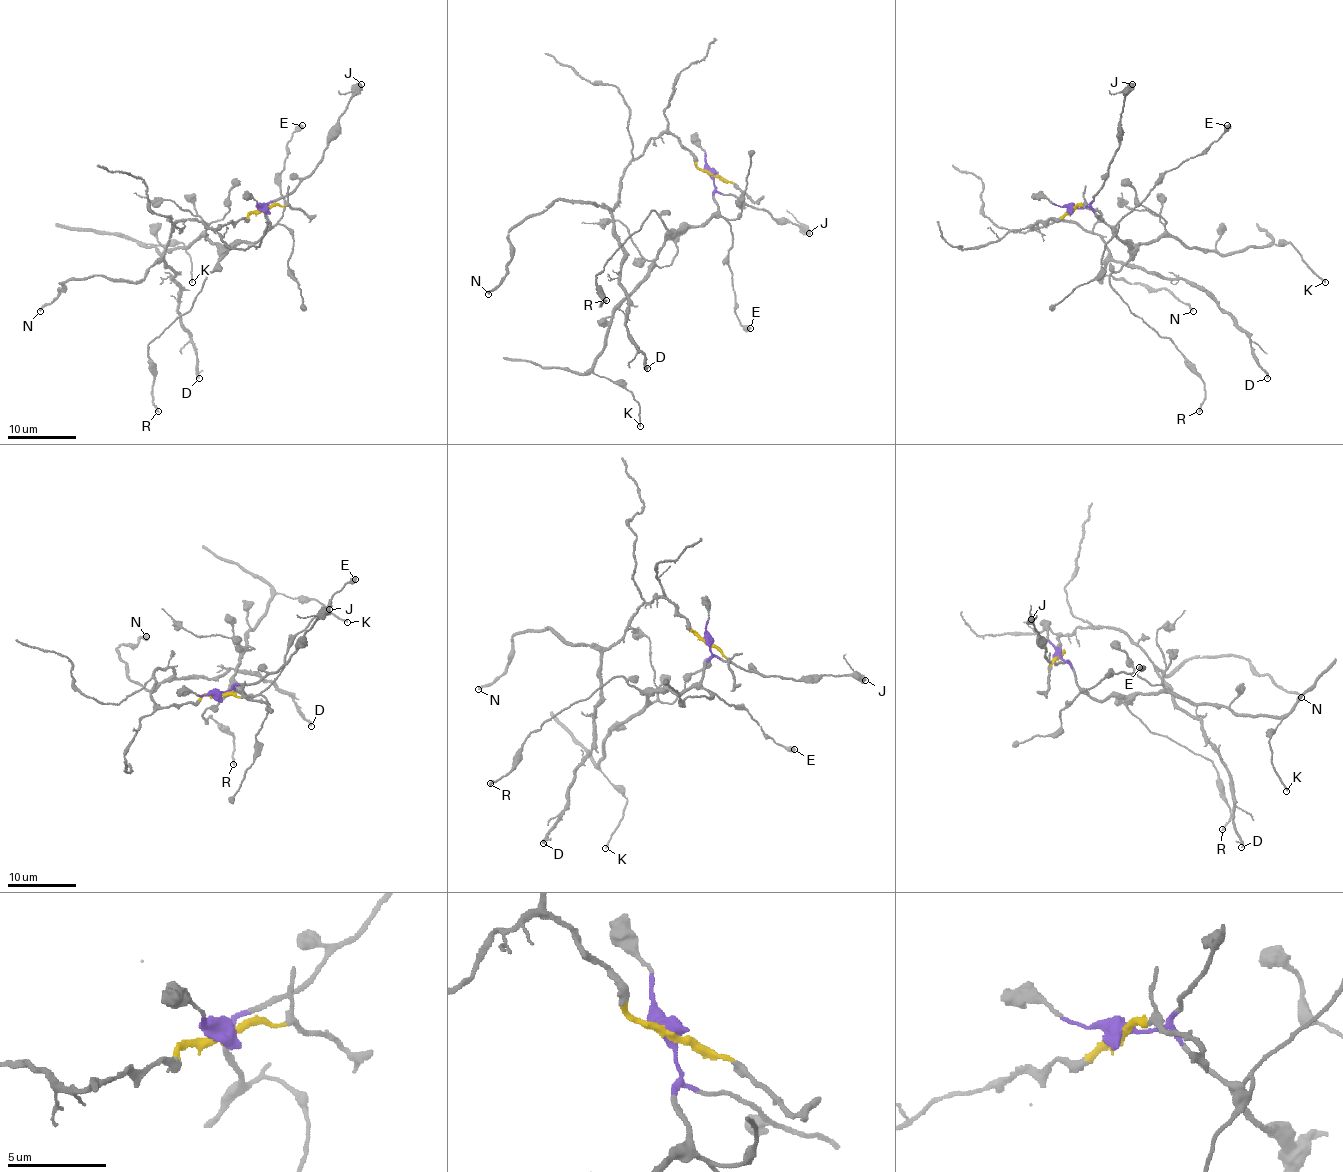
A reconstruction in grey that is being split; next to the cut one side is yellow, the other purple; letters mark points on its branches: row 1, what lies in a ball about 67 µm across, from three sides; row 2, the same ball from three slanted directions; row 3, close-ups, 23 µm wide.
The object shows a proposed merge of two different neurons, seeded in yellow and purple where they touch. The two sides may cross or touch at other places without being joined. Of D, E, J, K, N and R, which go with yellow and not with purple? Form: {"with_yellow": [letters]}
{"with_yellow": ["D", "N"]}

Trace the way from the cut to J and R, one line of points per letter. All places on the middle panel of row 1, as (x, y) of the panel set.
J: (712, 174), (712, 184), (719, 193), (738, 196), (766, 210), (776, 220), (798, 225), (809, 234)
R: (712, 174), (718, 210), (700, 225), (671, 230), (652, 210), (597, 275), (601, 306), (606, 299)

